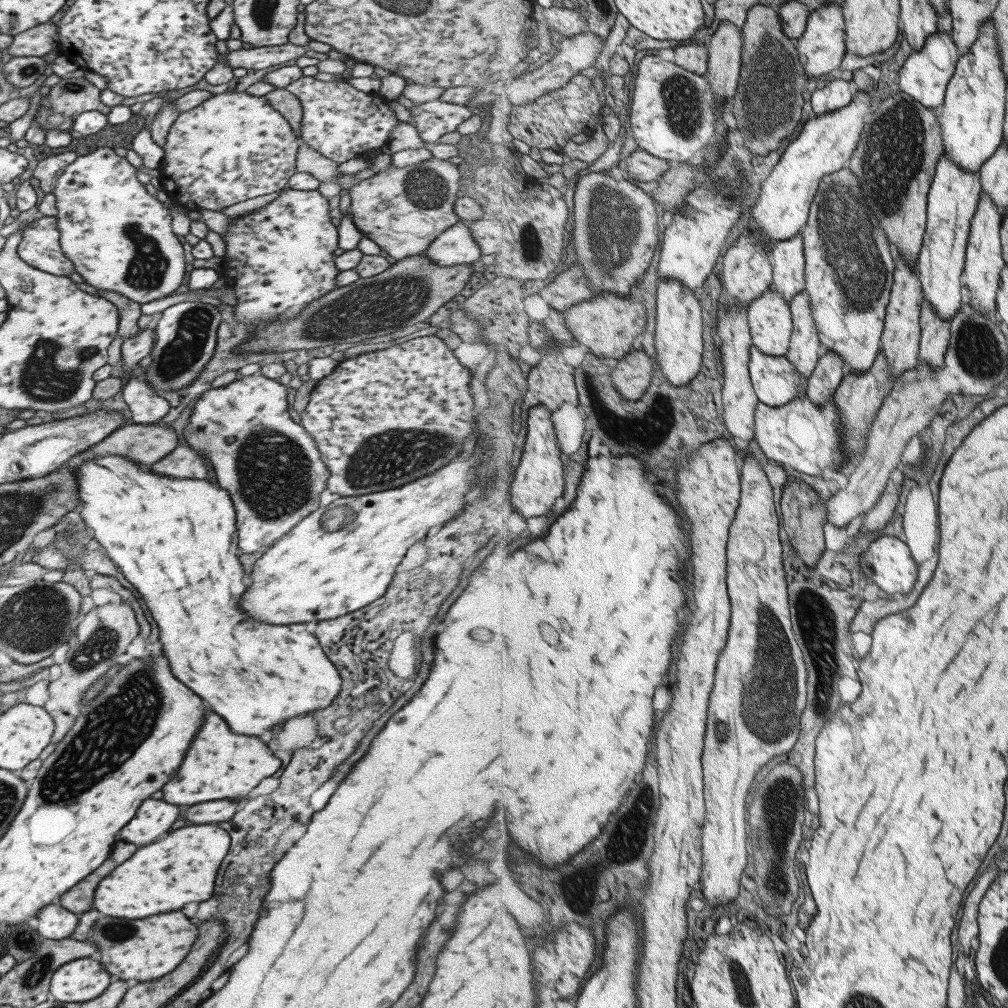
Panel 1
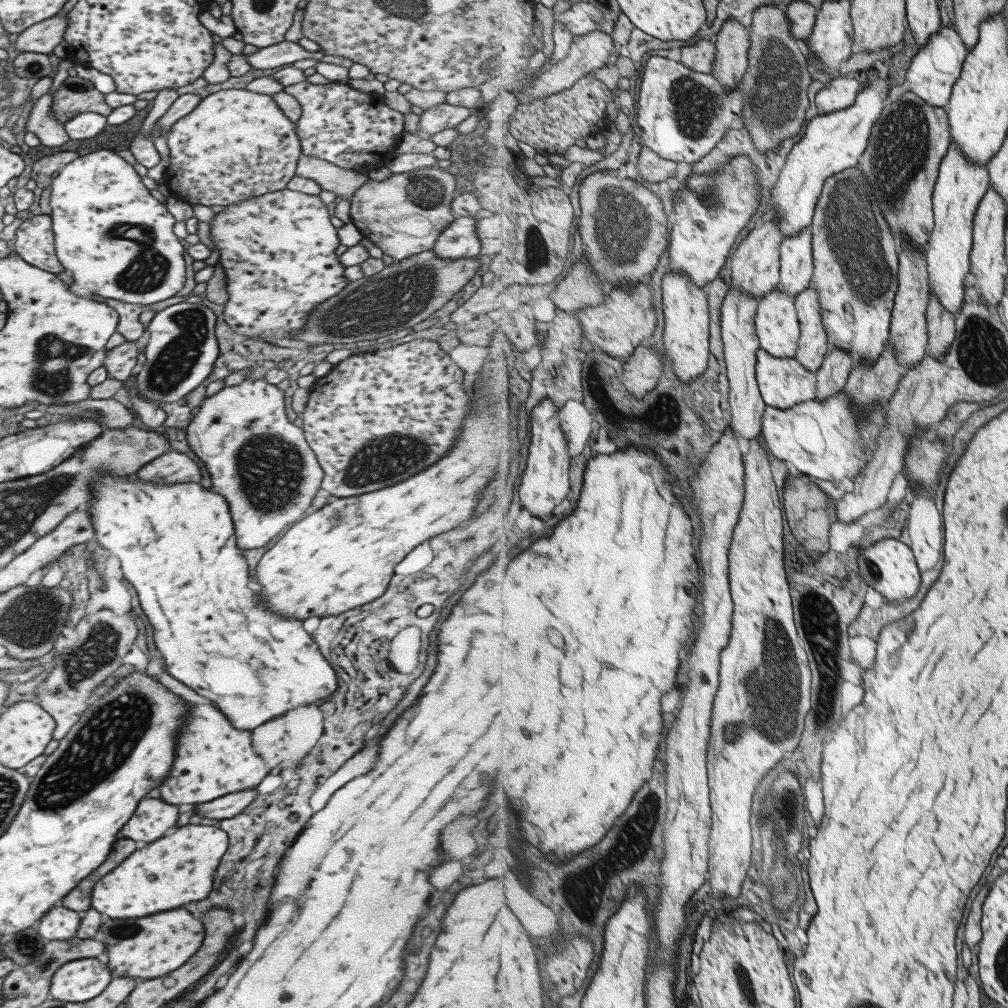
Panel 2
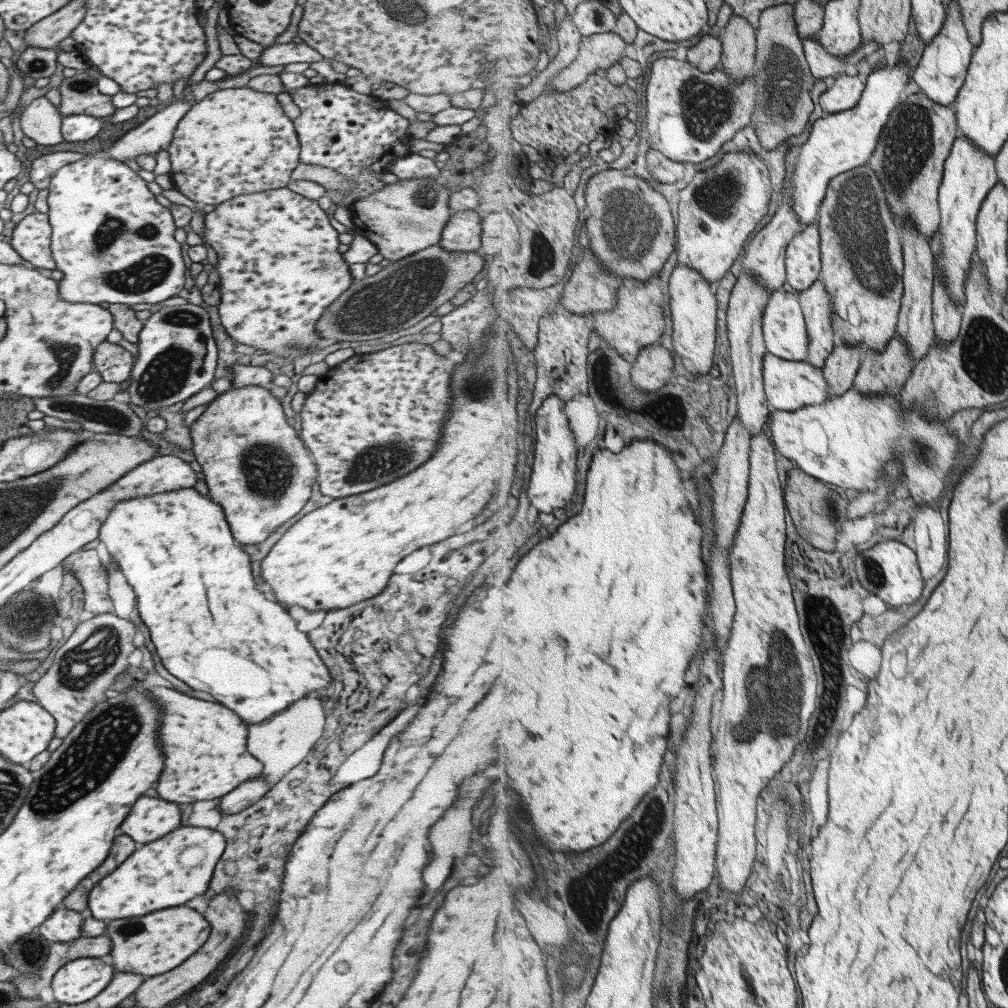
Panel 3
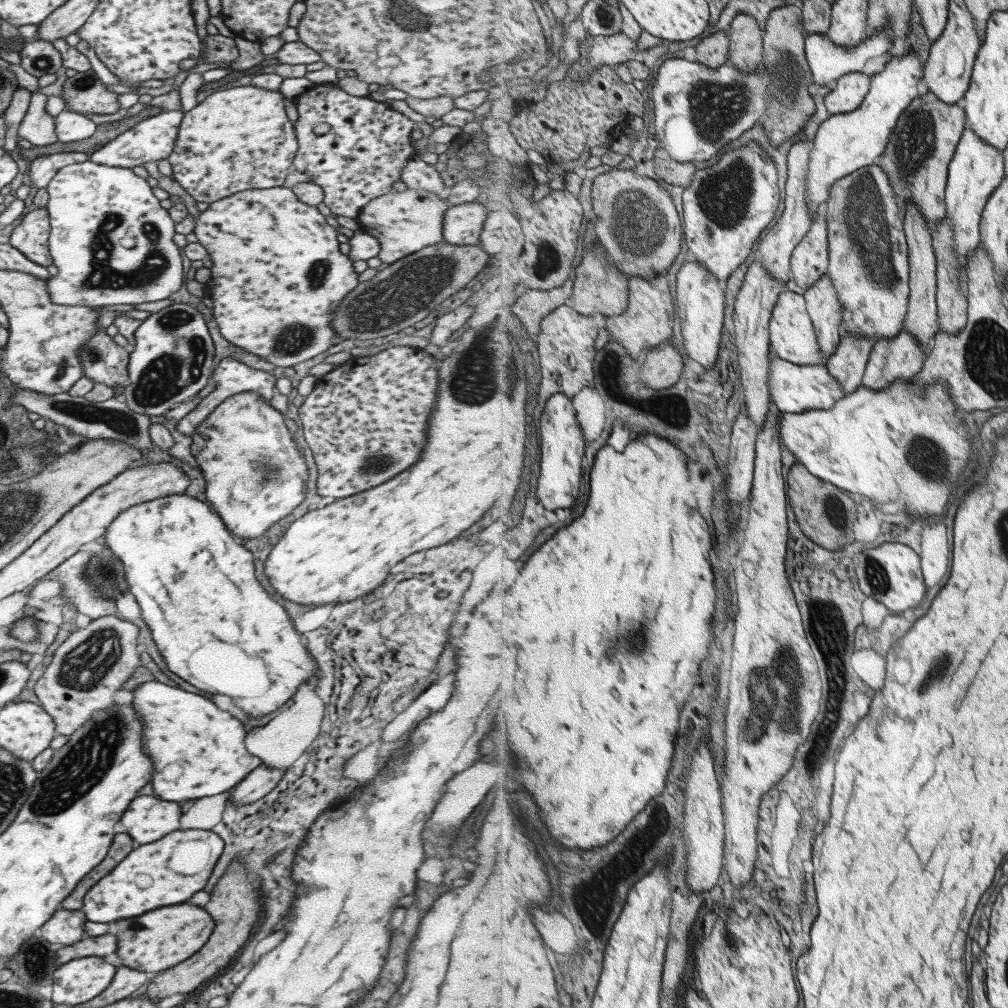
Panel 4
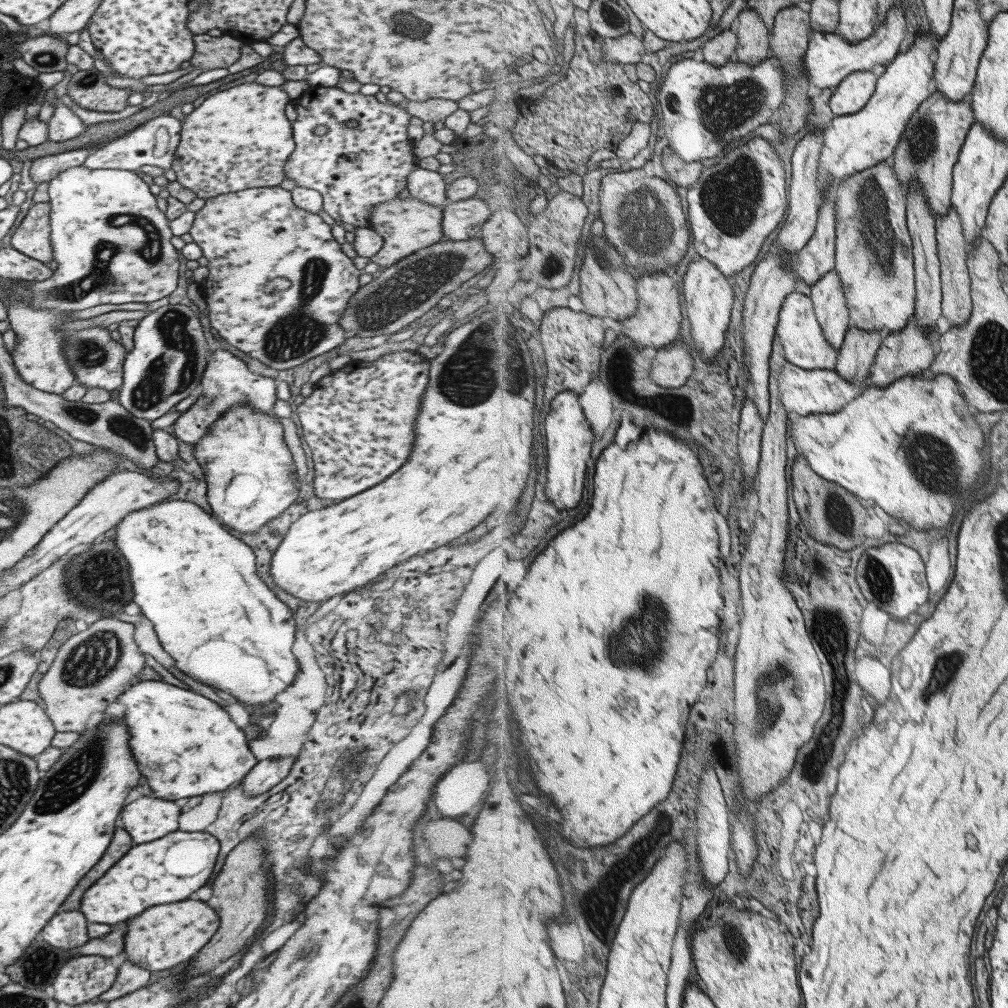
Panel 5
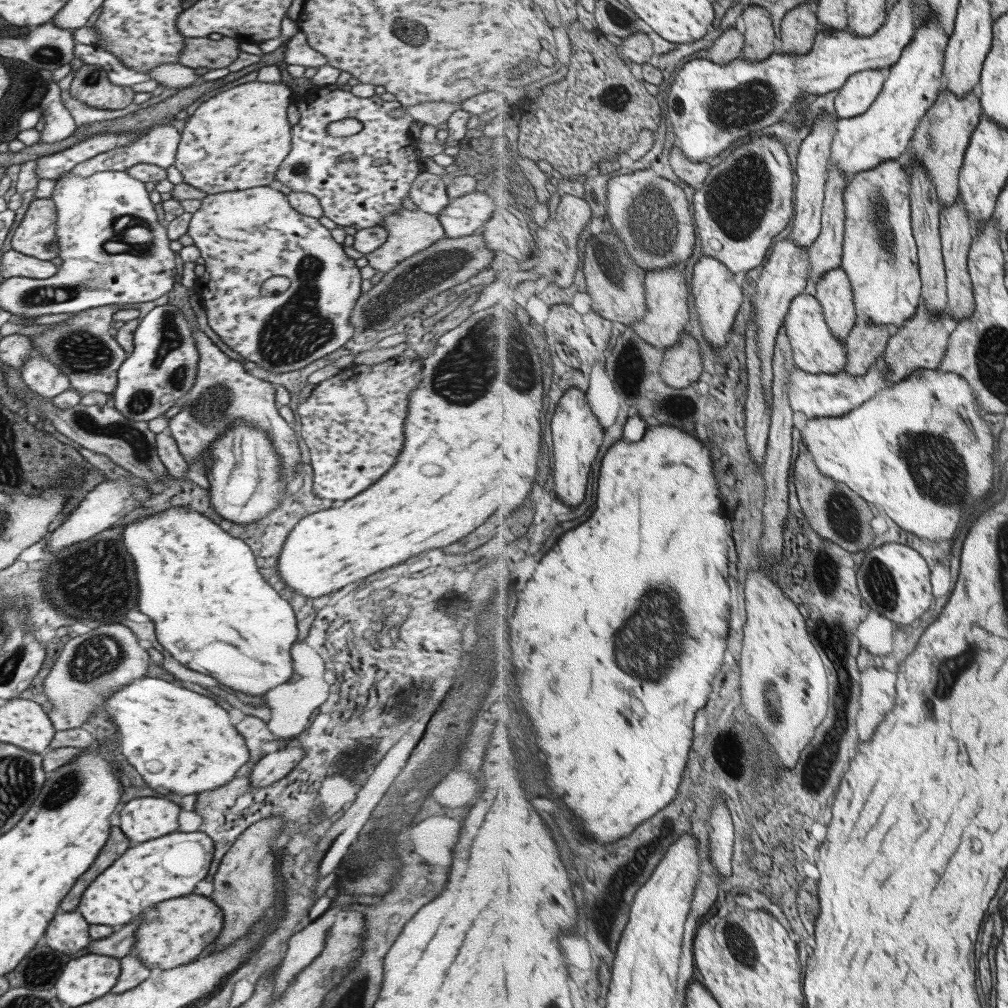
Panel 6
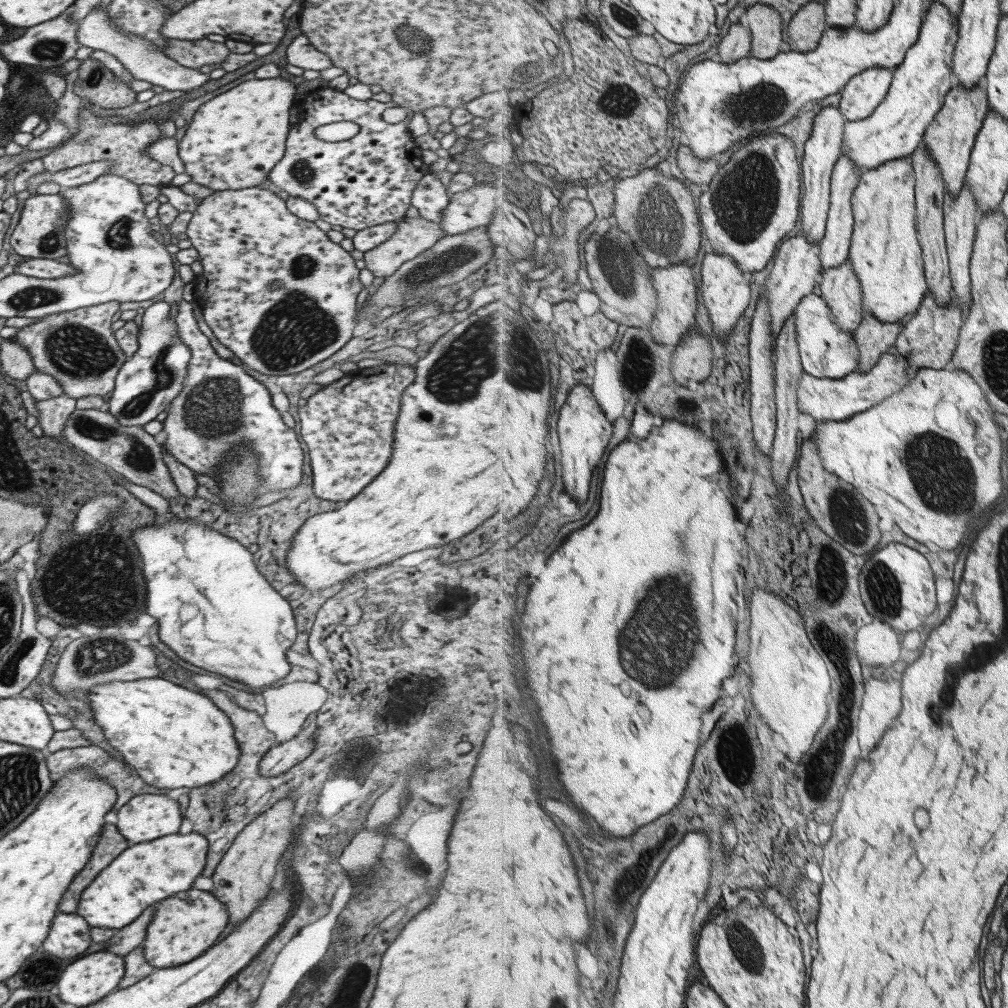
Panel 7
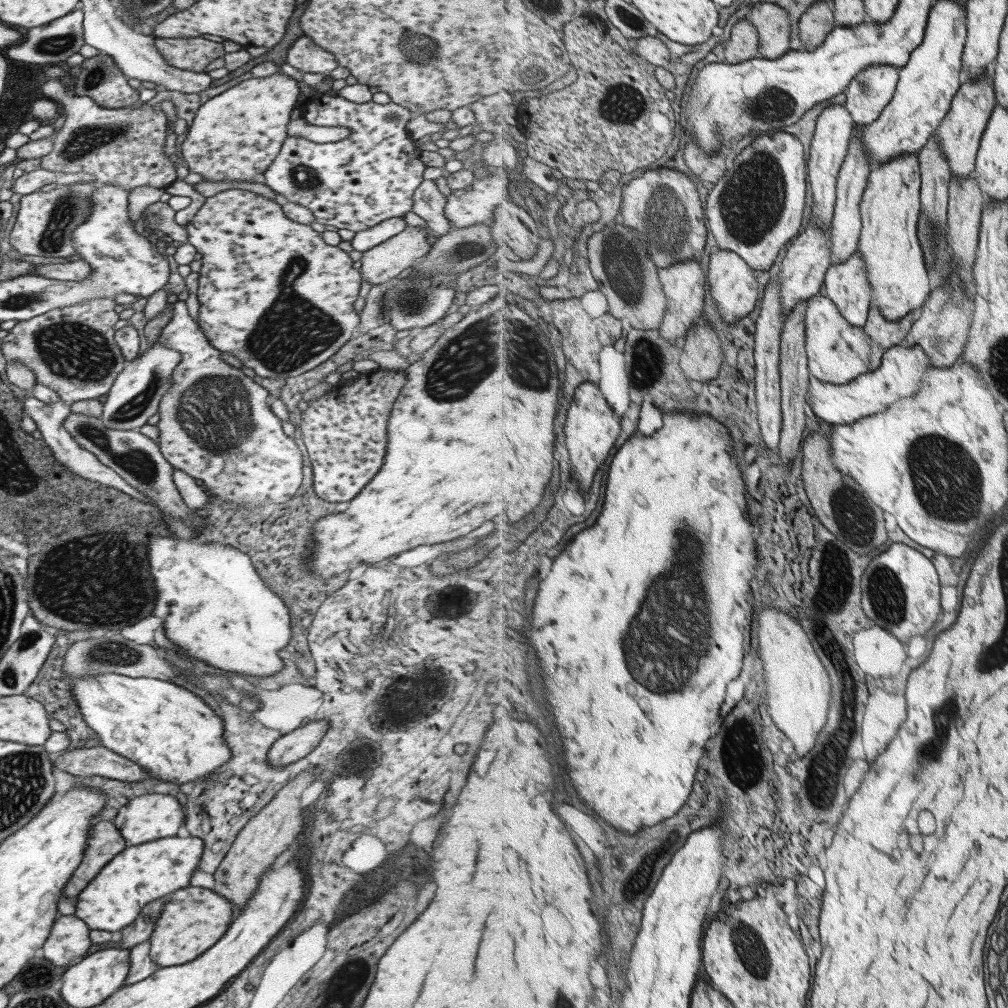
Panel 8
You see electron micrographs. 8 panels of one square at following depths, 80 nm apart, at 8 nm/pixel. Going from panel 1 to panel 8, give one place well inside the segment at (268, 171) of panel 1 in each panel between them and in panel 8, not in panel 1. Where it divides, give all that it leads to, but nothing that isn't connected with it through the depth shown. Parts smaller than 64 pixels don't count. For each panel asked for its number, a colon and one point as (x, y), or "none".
2: (235, 144)
3: (234, 141)
4: (237, 139)
5: (239, 138)
6: (235, 140)
7: (233, 139)
8: (236, 134)

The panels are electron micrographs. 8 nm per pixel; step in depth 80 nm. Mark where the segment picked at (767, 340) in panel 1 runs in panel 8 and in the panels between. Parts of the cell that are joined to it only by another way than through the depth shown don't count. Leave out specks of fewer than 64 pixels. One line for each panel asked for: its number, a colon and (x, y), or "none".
2: (778, 323)
3: (786, 331)
4: (794, 337)
5: (802, 335)
6: (816, 349)
7: (828, 351)
8: (839, 352)

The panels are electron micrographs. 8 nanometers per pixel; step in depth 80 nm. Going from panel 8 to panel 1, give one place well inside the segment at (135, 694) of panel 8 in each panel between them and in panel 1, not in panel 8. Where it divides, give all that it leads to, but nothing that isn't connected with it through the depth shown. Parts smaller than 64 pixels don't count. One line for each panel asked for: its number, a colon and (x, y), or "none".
1: (218, 764)
2: (212, 758)
3: (204, 751)
4: (197, 750)
5: (183, 744)
6: (179, 742)
7: (173, 738)

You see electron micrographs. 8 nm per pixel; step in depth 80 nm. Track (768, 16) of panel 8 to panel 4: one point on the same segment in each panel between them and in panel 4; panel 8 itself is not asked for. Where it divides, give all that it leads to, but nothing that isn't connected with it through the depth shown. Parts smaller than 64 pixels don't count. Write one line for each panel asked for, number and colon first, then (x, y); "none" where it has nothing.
4: (747, 53)
5: (754, 35)
6: (762, 36)
7: (769, 32)

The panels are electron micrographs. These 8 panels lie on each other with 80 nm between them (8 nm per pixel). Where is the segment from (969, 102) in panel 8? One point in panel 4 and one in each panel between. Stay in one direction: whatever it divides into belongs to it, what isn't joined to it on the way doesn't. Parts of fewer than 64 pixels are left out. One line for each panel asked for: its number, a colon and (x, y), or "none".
4: (917, 161)
5: (928, 153)
6: (941, 141)
7: (950, 139)

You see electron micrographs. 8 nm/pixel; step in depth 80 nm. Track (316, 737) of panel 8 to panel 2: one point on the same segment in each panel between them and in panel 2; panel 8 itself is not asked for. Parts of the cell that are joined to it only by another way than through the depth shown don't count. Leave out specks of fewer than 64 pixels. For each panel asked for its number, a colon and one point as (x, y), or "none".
2: (230, 805)
3: (245, 794)
4: (257, 783)
5: (265, 774)
6: (270, 767)
7: (284, 755)

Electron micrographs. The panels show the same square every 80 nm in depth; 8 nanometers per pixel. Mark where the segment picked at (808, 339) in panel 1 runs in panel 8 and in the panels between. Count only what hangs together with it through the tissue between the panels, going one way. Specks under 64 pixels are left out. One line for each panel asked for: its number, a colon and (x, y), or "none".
2: (814, 341)
3: (816, 302)
4: (824, 305)
5: (832, 309)
6: (834, 291)
7: (840, 286)
8: (848, 284)

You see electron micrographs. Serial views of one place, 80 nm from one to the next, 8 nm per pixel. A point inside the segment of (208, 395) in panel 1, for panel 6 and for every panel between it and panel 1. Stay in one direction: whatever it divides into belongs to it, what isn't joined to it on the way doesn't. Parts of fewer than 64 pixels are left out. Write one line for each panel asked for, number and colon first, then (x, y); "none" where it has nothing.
2: (257, 460)
3: (256, 469)
4: (253, 476)
5: (250, 478)
6: (242, 467)

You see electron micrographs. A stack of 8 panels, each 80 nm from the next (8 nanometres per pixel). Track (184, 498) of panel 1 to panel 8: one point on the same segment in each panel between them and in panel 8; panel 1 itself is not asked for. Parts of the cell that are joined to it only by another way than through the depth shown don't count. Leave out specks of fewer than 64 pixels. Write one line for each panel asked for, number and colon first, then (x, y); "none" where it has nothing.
2: (175, 544)
3: (195, 593)
4: (216, 627)
5: (197, 584)
6: (212, 611)
7: (213, 609)
8: (213, 606)

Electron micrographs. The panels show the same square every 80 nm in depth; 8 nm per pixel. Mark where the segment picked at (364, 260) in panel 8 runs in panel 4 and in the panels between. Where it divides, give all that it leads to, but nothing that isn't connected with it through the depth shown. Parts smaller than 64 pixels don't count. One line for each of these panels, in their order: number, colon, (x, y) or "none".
4: (411, 220)
5: (412, 224)
6: (408, 232)
7: (414, 235)

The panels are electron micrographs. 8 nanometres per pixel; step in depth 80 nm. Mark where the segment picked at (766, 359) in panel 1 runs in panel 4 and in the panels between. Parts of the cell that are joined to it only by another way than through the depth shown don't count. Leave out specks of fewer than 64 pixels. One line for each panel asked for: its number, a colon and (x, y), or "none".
2: (784, 382)
3: (790, 385)
4: (796, 389)

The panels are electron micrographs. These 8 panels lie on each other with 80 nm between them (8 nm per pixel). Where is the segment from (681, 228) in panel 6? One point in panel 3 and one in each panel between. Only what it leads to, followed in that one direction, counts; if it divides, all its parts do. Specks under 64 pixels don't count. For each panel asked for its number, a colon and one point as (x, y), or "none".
3: (630, 226)
4: (636, 220)
5: (645, 218)

